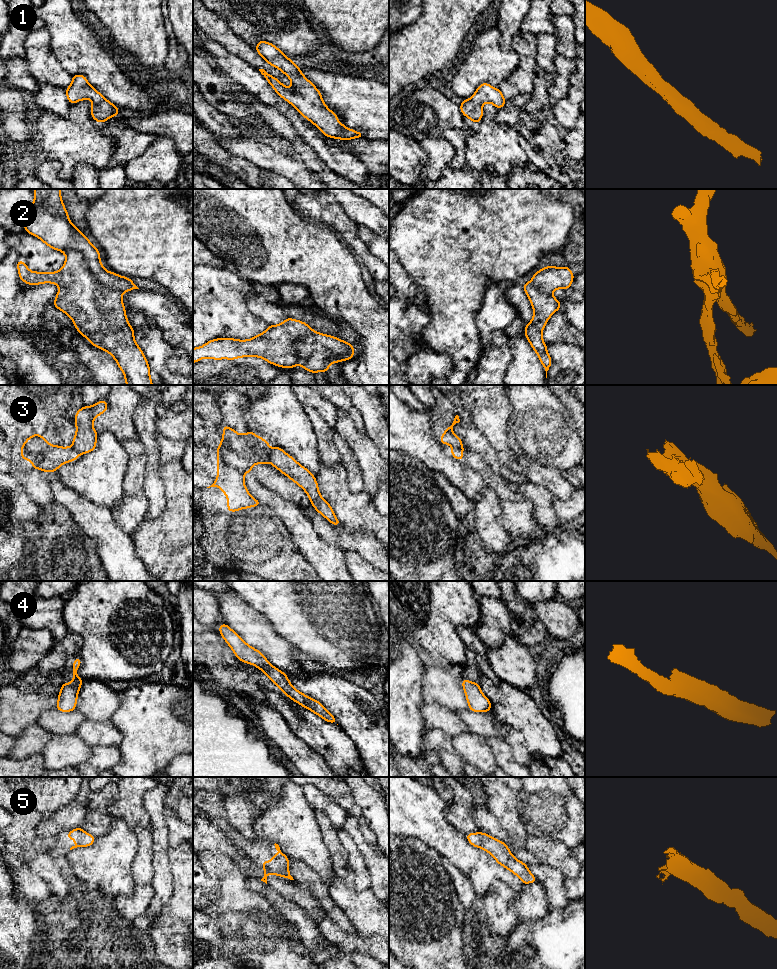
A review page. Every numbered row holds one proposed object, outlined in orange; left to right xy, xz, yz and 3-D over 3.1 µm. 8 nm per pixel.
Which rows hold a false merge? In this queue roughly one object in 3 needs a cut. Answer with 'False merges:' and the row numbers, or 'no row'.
False merges: 2, 3, 5

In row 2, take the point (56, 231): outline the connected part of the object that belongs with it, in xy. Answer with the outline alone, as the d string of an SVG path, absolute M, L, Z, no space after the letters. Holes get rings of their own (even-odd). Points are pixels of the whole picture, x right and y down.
M34 189L34 203L31 206L26 207L20 212L21 220L24 224L25 231L30 235L34 235L43 241L47 246L54 250L75 250L79 251L87 260L89 264L89 270L93 275L105 286L117 290L121 293L133 289L139 289L130 278L120 276L114 272L107 271L101 261L100 252L92 245L88 238L76 228L71 221L69 221L64 215L53 214L44 207L44 202L47 199L47 189Z

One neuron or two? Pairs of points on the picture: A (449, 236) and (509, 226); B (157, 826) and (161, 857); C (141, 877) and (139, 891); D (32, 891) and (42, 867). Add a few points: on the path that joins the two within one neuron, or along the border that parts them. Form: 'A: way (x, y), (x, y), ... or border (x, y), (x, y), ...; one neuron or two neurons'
A: way (464, 236), (494, 234); one neuron
B: way (160, 834), (160, 849); one neuron
C: border (136, 883), (150, 884); two neurons
D: border (29, 867), (52, 890); two neurons

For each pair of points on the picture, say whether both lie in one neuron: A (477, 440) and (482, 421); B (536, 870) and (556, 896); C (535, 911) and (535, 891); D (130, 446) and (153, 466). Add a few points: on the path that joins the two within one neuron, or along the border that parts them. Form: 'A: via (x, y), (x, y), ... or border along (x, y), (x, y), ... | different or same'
A: border along (473, 425), (494, 450) | different
B: via (542, 876), (554, 890) | same
C: via (535, 906), (535, 896) | same
D: border along (138, 439), (145, 454), (143, 483) | different

